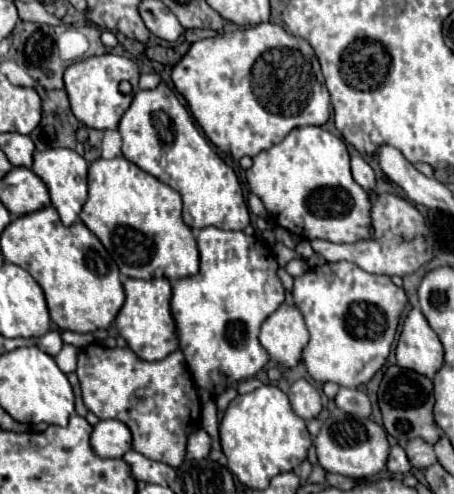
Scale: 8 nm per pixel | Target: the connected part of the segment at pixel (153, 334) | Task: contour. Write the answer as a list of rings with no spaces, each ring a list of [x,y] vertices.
[[[125,279],[125,305],[115,317],[117,331],[127,341],[127,345],[135,351],[137,357],[143,361],[161,361],[169,353],[173,353],[179,347],[177,333],[175,333],[175,321],[169,311],[169,299],[171,299],[171,283],[167,279]]]

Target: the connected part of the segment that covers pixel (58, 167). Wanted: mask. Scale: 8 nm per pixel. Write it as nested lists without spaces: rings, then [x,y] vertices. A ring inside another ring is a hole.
[[[47,149],[47,151],[35,151],[31,169],[43,179],[43,183],[49,189],[51,205],[57,209],[59,219],[63,225],[71,225],[77,221],[83,203],[87,201],[87,161],[71,151],[71,149]]]

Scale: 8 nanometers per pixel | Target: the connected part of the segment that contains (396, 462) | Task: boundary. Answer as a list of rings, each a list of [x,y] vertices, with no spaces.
[[[393,445],[393,447],[391,447],[391,451],[389,451],[387,469],[389,469],[391,473],[397,473],[397,475],[405,475],[405,473],[409,473],[411,463],[409,463],[409,459],[407,459],[405,451],[403,451],[399,445]]]

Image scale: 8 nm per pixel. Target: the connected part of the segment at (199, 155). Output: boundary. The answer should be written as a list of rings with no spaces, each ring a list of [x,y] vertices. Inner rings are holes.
[[[165,83],[151,91],[139,91],[133,97],[131,107],[119,123],[119,133],[123,139],[123,155],[181,195],[183,221],[191,229],[213,225],[219,229],[243,231],[249,225],[249,209],[233,169],[209,147],[187,109]]]

